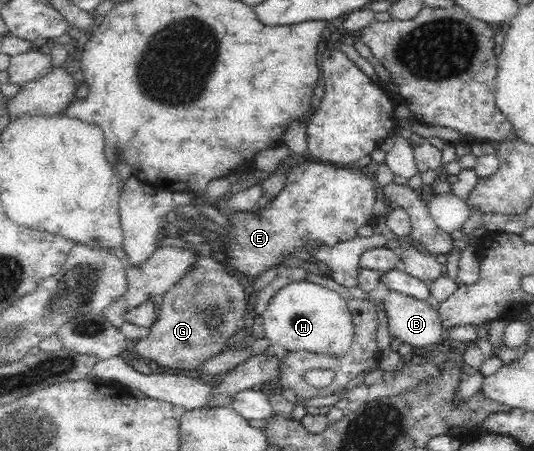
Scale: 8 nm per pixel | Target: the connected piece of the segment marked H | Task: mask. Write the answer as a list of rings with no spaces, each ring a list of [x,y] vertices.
[[[307,281],[289,283],[272,296],[263,315],[263,326],[272,345],[283,346],[288,353],[306,351],[328,358],[344,356],[354,336],[348,302],[329,288]]]

